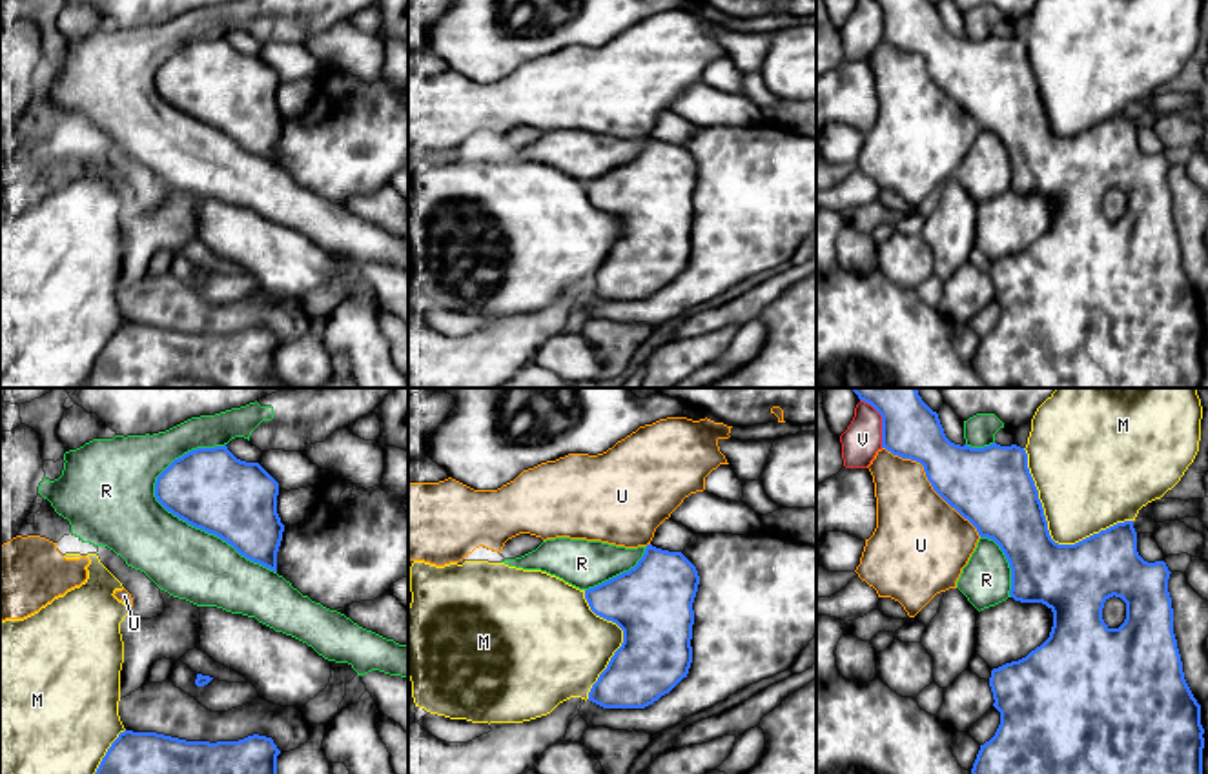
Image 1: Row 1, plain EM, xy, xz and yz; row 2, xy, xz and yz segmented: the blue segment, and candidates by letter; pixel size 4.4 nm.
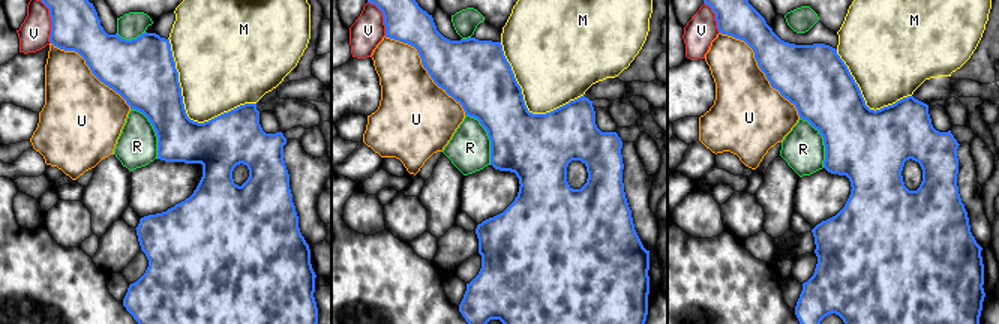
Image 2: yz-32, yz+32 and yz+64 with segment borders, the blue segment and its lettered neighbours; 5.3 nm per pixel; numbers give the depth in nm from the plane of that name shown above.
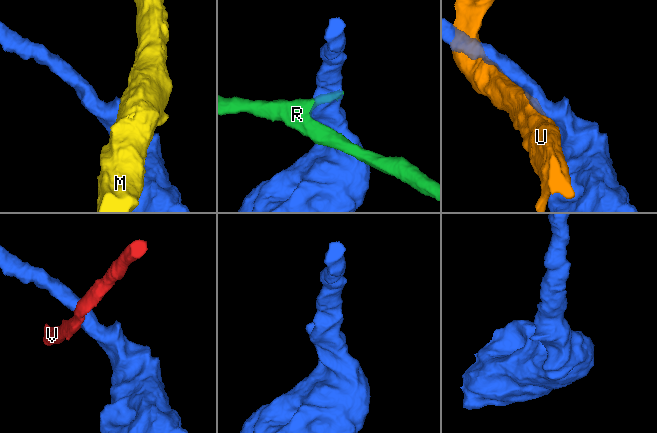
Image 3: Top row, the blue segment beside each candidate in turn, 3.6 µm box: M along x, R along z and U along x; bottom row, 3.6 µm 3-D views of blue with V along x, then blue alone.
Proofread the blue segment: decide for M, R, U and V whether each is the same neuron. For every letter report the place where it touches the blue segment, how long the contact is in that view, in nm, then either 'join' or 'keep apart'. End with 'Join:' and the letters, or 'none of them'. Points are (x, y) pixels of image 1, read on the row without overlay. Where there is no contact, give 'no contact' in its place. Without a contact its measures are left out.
M: yz (1048, 126) | 600 nm | keep apart
R: xy (206, 122) | 700 nm | keep apart
U: yz (930, 73) | 600 nm | keep apart
V: yz (882, 20) | 180 nm | keep apart
Join: none of them

